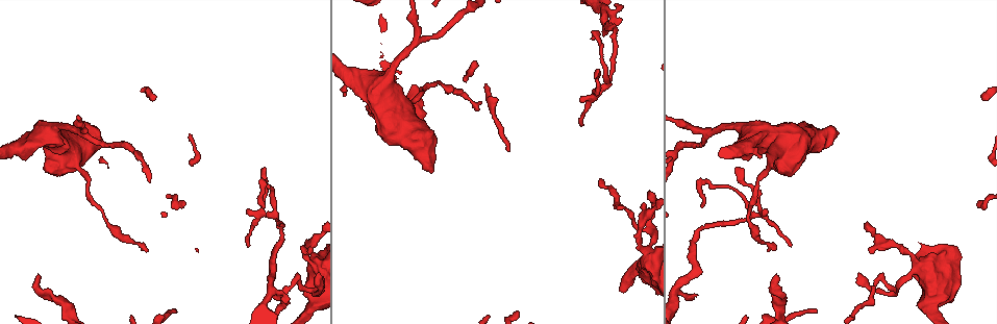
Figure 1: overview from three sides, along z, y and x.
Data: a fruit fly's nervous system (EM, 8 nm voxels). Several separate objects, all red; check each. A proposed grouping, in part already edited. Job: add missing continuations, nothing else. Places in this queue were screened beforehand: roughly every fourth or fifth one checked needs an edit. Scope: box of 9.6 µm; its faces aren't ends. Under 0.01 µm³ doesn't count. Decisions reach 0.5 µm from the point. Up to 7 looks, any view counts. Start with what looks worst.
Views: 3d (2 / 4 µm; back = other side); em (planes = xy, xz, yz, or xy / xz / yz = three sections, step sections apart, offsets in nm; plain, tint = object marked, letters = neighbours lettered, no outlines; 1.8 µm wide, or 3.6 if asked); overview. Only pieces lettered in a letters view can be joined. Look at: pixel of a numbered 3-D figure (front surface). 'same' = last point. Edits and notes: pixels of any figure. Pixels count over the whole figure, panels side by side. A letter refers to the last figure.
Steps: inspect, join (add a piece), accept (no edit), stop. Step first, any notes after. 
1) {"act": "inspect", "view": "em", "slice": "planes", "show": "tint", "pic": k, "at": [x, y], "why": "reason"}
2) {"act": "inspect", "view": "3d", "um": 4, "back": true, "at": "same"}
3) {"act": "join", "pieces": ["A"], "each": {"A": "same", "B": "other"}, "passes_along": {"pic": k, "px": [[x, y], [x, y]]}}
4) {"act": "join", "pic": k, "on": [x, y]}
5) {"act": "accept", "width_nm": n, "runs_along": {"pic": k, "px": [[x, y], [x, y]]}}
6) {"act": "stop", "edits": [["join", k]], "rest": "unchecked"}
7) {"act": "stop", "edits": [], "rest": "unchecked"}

{"act": "inspect", "view": "em", "slice": "yz", "step": 16, "show": "letters", "pic": 1, "at": [369, 112], "why": "free end"}

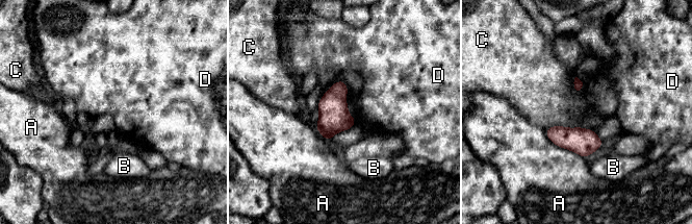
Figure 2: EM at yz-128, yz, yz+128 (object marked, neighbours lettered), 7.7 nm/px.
{"act": "accept", "each": {"A": "other", "B": "other", "C": "other", "D": "other"}, "border": {"pic": 2, "px": [[347, 84], [337, 80], [319, 100]]}, "found": "none of them fits"}

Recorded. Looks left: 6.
{"act": "inspect", "view": "em", "um": 3.6, "slice": "planes", "show": "letters", "pic": 1, "at": [262, 168], "why": "tapers out"}

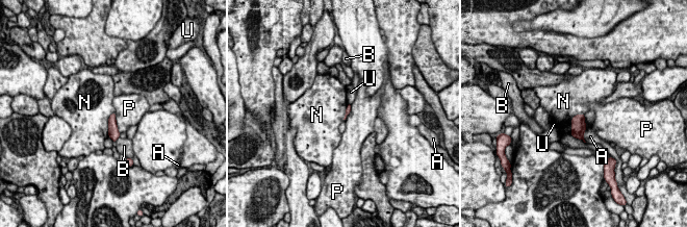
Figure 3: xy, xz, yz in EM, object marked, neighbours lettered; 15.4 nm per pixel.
{"act": "accept", "longest_contact_nm": ["N", 380], "each": {"A": "other", "B": "other", "N": "other", "P": "other", "U": "other"}, "found": "none of them fits"}

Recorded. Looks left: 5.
{"act": "inspect", "view": "3d", "um": 2, "pic": 1, "at": [273, 296], "why": "an open end"}

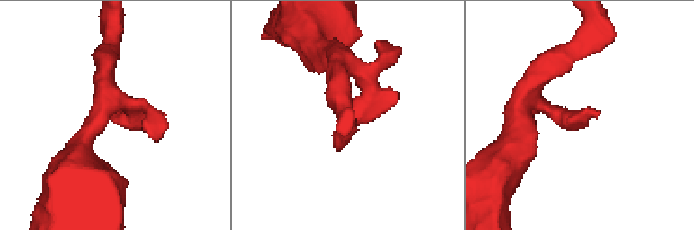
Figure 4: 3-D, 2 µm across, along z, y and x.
{"act": "inspect", "view": "em", "slice": "planes", "show": "tint", "pic": 4, "at": [598, 111], "why": "need the tissue"}

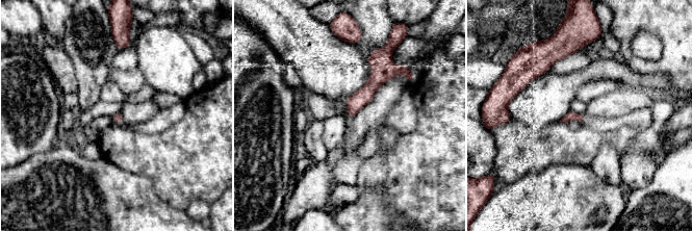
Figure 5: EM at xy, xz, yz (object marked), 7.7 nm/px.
{"act": "inspect", "view": "em", "slice": "planes", "show": "letters", "at": "same"}

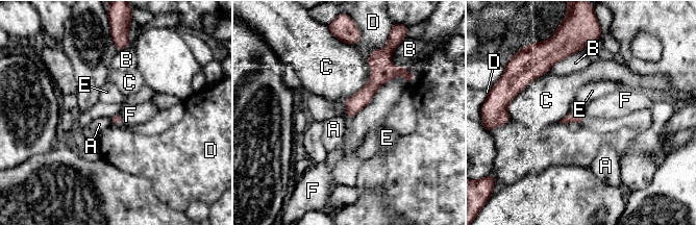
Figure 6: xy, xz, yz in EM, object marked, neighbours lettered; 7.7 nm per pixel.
{"act": "accept", "each": {"A": "other", "B": "other", "C": "other", "D": "other", "E": "other", "F": "other"}, "border": {"pic": 6, "px": [[411, 83], [387, 80], [347, 120]]}, "found": "none of them fits"}

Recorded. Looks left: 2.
{"act": "stop", "edits": [], "rest": "unchecked"}

